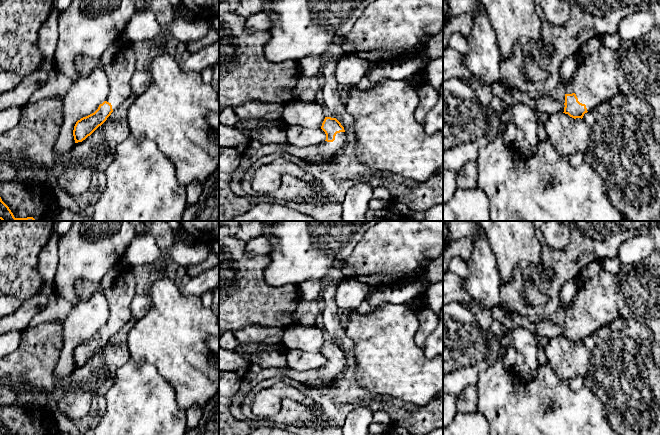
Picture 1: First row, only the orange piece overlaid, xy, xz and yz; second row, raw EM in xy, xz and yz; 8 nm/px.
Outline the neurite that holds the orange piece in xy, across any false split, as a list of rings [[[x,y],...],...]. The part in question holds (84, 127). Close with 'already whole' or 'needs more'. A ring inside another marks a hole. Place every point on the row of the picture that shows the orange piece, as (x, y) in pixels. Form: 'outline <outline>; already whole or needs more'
outline [[[130,44],[121,45],[119,51],[106,64],[101,63],[101,58],[94,59],[84,54],[76,55],[74,62],[79,78],[86,77],[96,68],[102,67],[108,80],[105,101],[94,113],[81,118],[74,126],[73,136],[75,143],[78,143],[90,136],[130,96],[130,81],[136,69],[135,54]]]; needs more

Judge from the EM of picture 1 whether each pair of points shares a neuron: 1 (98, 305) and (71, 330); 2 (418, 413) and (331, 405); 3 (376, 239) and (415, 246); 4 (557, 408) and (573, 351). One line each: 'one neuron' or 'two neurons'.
1: one neuron
2: one neuron
3: one neuron
4: two neurons

